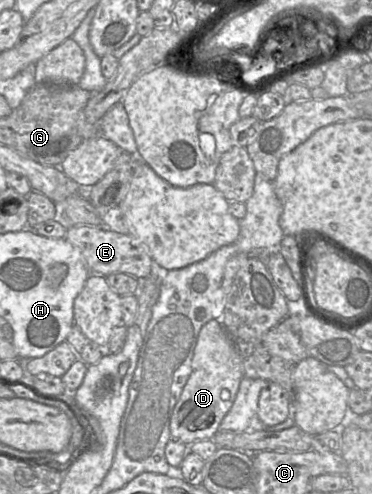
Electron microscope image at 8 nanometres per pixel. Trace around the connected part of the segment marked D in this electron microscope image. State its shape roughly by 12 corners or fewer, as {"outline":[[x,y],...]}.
{"outline":[[221,320],[199,332],[171,438],[212,439],[232,407],[242,358]]}

